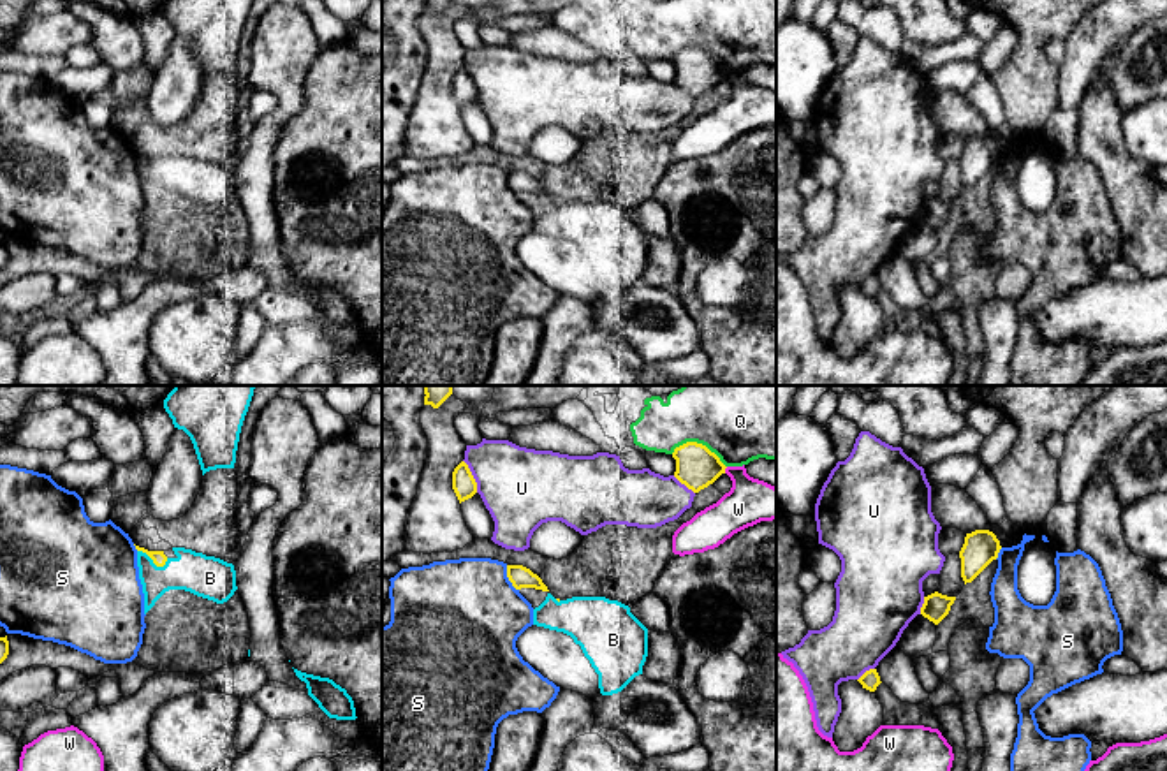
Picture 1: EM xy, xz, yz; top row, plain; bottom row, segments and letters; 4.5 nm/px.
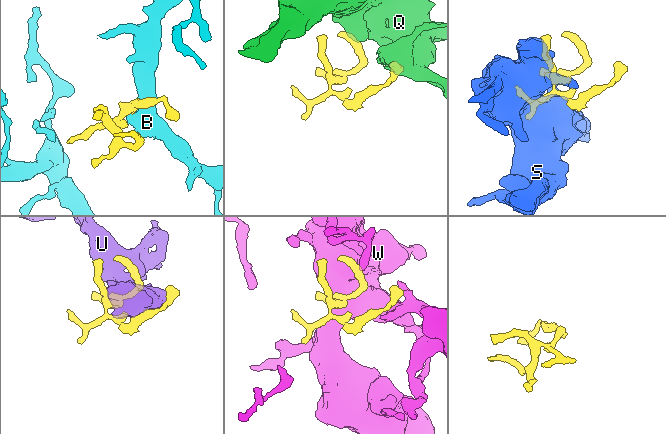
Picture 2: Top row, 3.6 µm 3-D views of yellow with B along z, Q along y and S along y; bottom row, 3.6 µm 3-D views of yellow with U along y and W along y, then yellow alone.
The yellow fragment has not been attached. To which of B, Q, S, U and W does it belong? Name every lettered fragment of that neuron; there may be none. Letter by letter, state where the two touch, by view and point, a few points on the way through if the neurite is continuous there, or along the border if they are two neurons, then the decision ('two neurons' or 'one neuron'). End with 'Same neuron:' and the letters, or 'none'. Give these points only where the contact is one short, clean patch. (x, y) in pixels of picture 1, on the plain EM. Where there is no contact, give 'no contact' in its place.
B: xy (154, 168) | across xy (159, 164), (154, 168), (164, 178), (205, 182) | one neuron
Q: xz (699, 50) | along xz (671, 58), (687, 48), (701, 48), (726, 73) | two neurons
S: xz (507, 182) | two neurons
U: xz (472, 81) | two neurons
W: xz (724, 76) | two neurons
Same neuron: B

